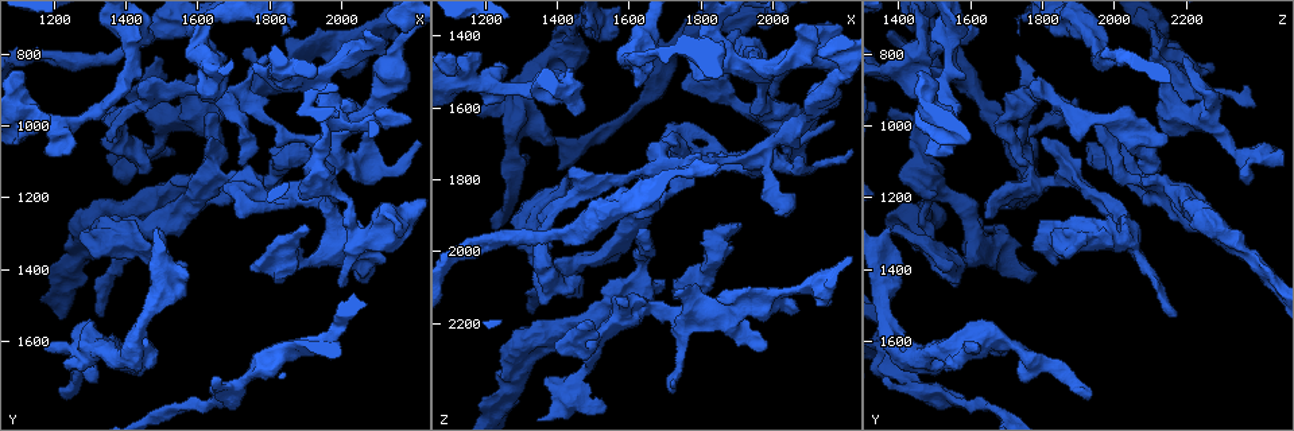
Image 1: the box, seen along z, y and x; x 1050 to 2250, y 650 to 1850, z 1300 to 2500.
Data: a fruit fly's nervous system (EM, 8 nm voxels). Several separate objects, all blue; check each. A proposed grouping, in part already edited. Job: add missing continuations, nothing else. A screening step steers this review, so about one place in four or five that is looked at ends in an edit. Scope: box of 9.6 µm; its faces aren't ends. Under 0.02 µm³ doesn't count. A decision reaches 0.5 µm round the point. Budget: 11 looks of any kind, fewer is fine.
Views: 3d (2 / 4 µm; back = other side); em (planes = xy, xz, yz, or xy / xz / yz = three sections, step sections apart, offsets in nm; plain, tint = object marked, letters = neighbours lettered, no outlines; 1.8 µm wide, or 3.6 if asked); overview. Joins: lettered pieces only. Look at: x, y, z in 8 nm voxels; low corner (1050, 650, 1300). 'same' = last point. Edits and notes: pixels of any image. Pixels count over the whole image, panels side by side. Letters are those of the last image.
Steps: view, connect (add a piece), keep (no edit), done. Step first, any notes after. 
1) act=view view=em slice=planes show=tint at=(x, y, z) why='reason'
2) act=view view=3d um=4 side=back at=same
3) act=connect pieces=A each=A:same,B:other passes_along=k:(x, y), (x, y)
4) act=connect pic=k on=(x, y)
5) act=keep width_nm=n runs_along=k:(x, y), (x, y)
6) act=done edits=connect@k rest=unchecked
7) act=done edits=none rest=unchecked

act=view view=em slice=planes show=tint at=(1490, 810, 2190) why='an open end'

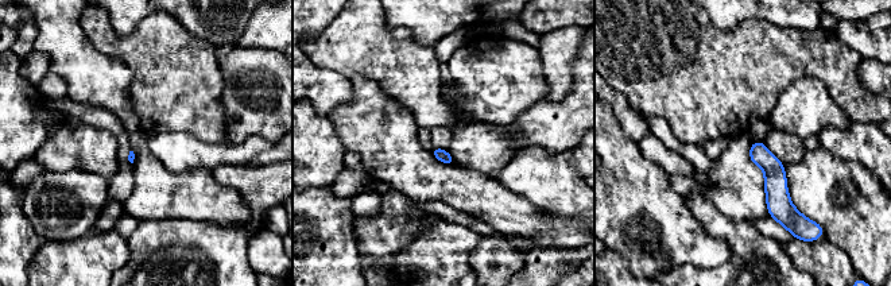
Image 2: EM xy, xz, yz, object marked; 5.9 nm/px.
act=view view=em slice=planes show=letters at=same why='what lies round it'

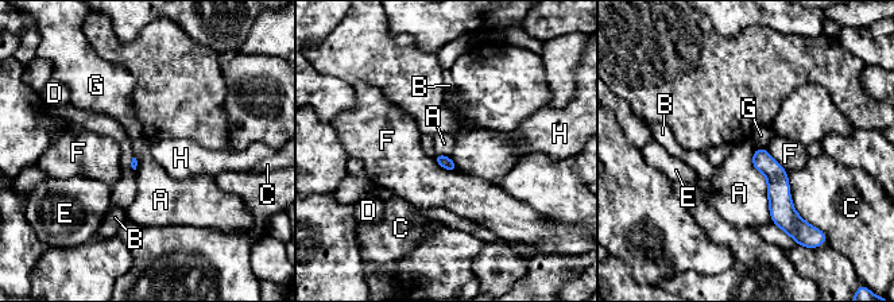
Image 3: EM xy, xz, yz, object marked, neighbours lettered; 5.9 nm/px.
act=keep longest_contact=A:460nm each=A:other,B:other,C:other,D:other,E:other,F:other,G:other,H:other found='none of them fits'

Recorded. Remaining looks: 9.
act=view view=em slice=xy step=16 show=letters at=(1690, 1200, 2090) why='thick end'

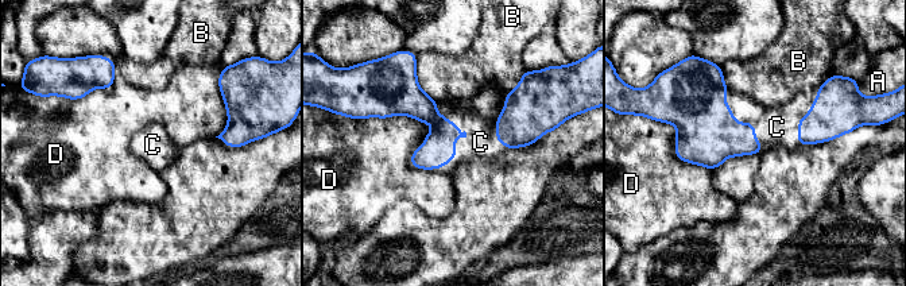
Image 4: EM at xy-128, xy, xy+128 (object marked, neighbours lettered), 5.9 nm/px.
act=view view=em slice=planes show=letters at=same why='another direction'

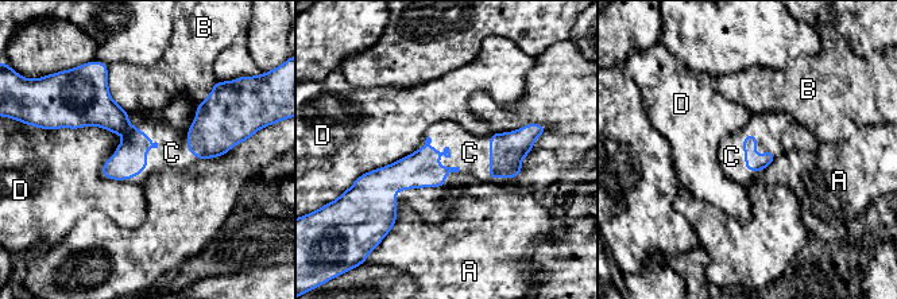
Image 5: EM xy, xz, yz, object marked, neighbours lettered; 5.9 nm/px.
act=connect pieces=C each=A:other,B:other,C:same,D:other found='the neuron continues'

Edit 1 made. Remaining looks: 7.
act=view view=3d um=2 side=back at=(2120, 790, 1450) why='an open end'

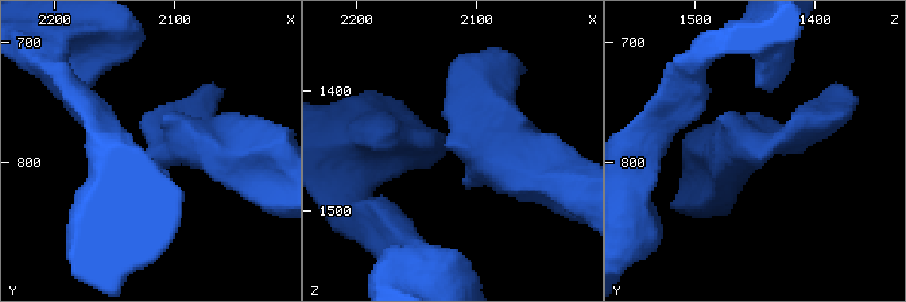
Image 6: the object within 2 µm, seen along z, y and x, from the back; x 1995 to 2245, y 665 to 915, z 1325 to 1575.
act=view view=em slice=planes show=plain at=(2128, 796, 1448)

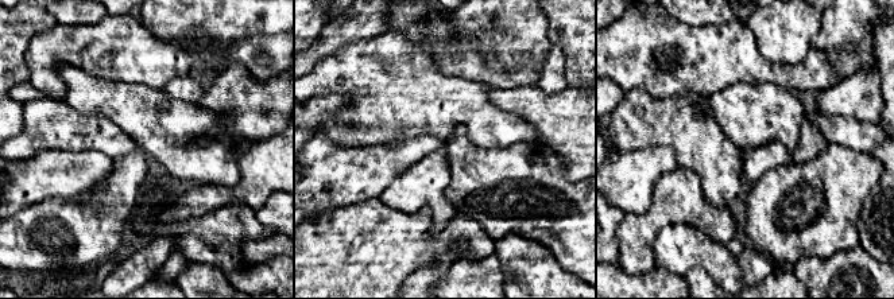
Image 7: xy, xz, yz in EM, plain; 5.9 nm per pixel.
act=view view=em slice=planes show=letters at=same why='what lies round it'

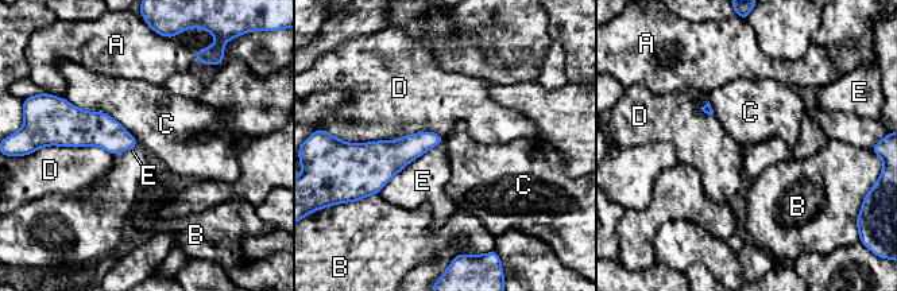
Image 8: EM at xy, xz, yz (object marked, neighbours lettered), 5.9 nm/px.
act=keep each=A:other,B:other,C:other,D:other,E:other found='no lettered piece goes on from it'

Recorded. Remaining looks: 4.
act=view view=3d um=4 at=(1230, 1750, 1940)

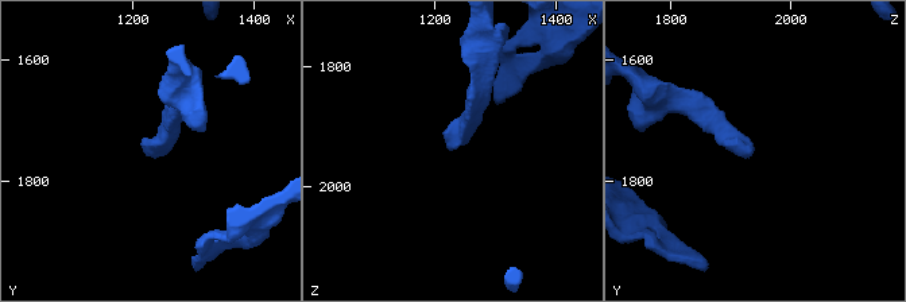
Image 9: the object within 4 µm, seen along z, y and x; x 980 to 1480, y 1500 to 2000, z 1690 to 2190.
act=view view=em slice=xz step=16 show=tint at=(1230, 1755, 1935) why='shape alone is not enough'

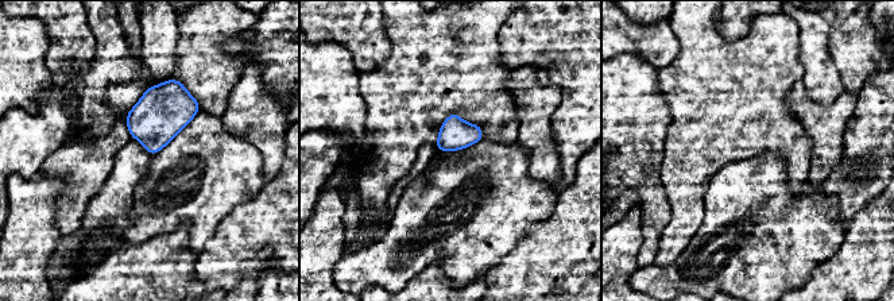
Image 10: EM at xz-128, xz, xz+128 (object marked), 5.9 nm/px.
act=view view=em slice=planes show=letters at=same

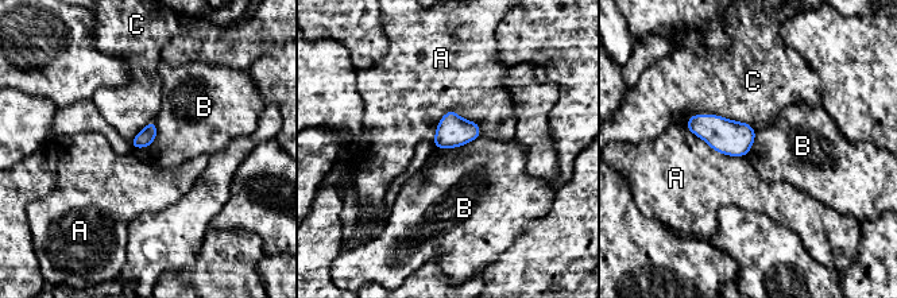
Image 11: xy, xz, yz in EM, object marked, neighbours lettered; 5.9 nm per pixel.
act=keep longest_contact=C:380nm each=A:other,B:other,C:other found='no lettered piece goes on from it'

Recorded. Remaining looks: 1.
act=done edits=connect@5 rest=unchecked

